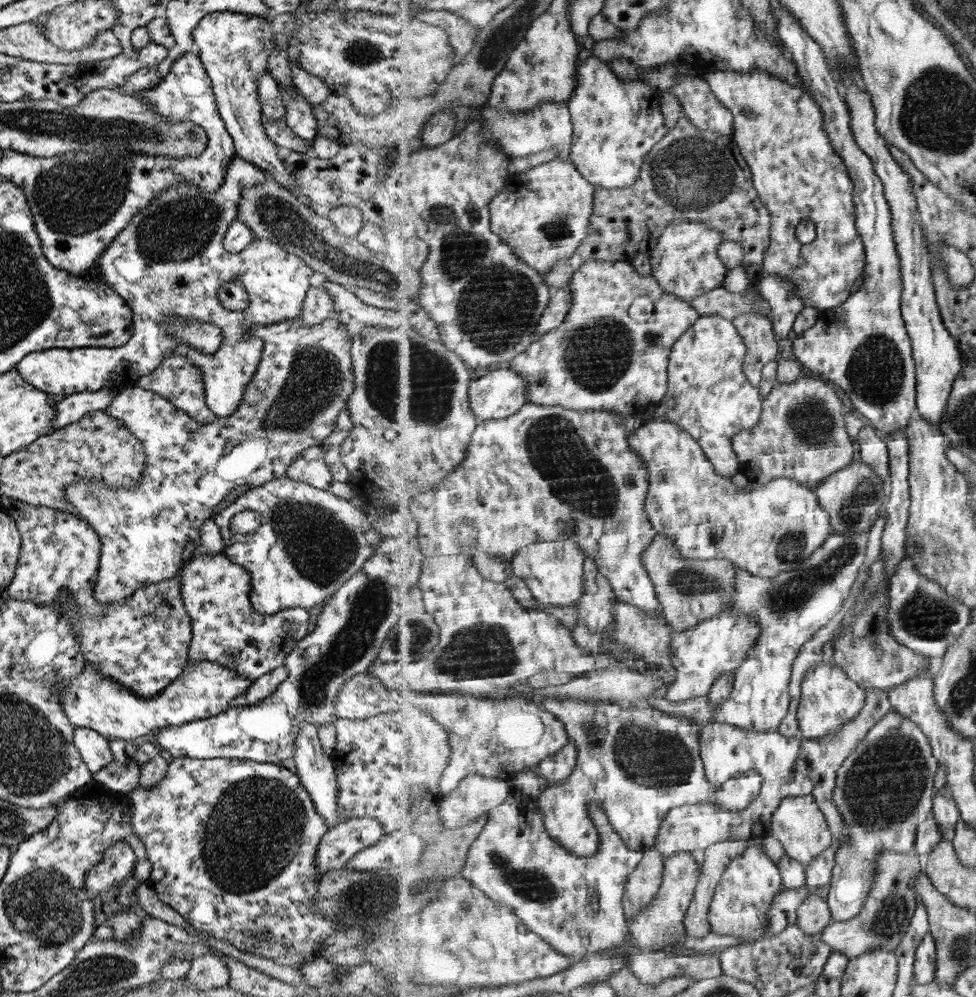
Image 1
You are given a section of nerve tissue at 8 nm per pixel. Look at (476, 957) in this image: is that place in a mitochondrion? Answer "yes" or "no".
no

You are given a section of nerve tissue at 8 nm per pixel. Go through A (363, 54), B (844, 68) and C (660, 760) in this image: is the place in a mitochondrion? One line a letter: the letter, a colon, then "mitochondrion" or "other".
A: mitochondrion
B: other
C: mitochondrion

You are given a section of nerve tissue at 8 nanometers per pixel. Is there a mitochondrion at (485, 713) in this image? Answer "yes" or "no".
no

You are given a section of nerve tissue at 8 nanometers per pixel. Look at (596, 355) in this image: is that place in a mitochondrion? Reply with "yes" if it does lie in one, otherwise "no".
yes

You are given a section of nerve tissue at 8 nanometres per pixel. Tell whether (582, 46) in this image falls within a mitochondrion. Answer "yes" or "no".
no

